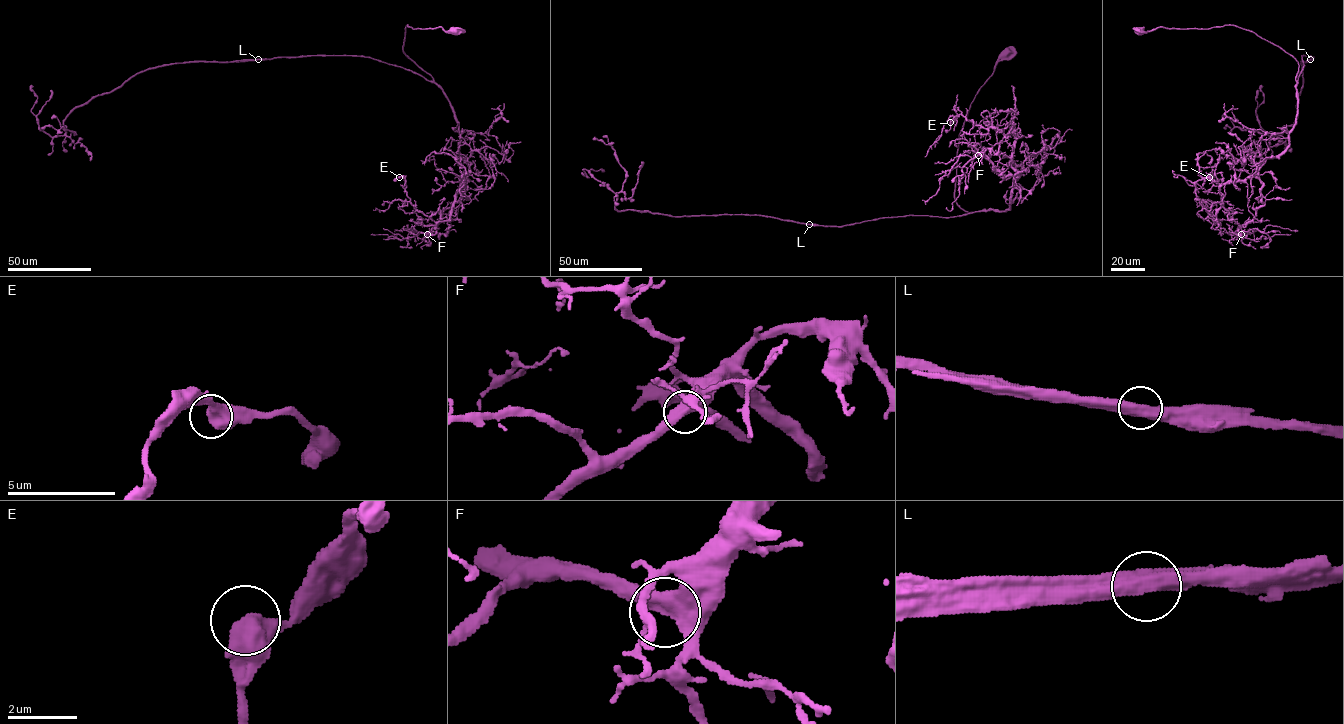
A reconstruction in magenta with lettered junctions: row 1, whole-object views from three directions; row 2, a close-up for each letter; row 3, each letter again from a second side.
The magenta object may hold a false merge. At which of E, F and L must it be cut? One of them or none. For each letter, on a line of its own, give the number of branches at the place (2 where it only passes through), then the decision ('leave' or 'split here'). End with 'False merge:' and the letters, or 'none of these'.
E: 2 | leave
F: 2 | leave
L: 2 | split here
False merge: L

